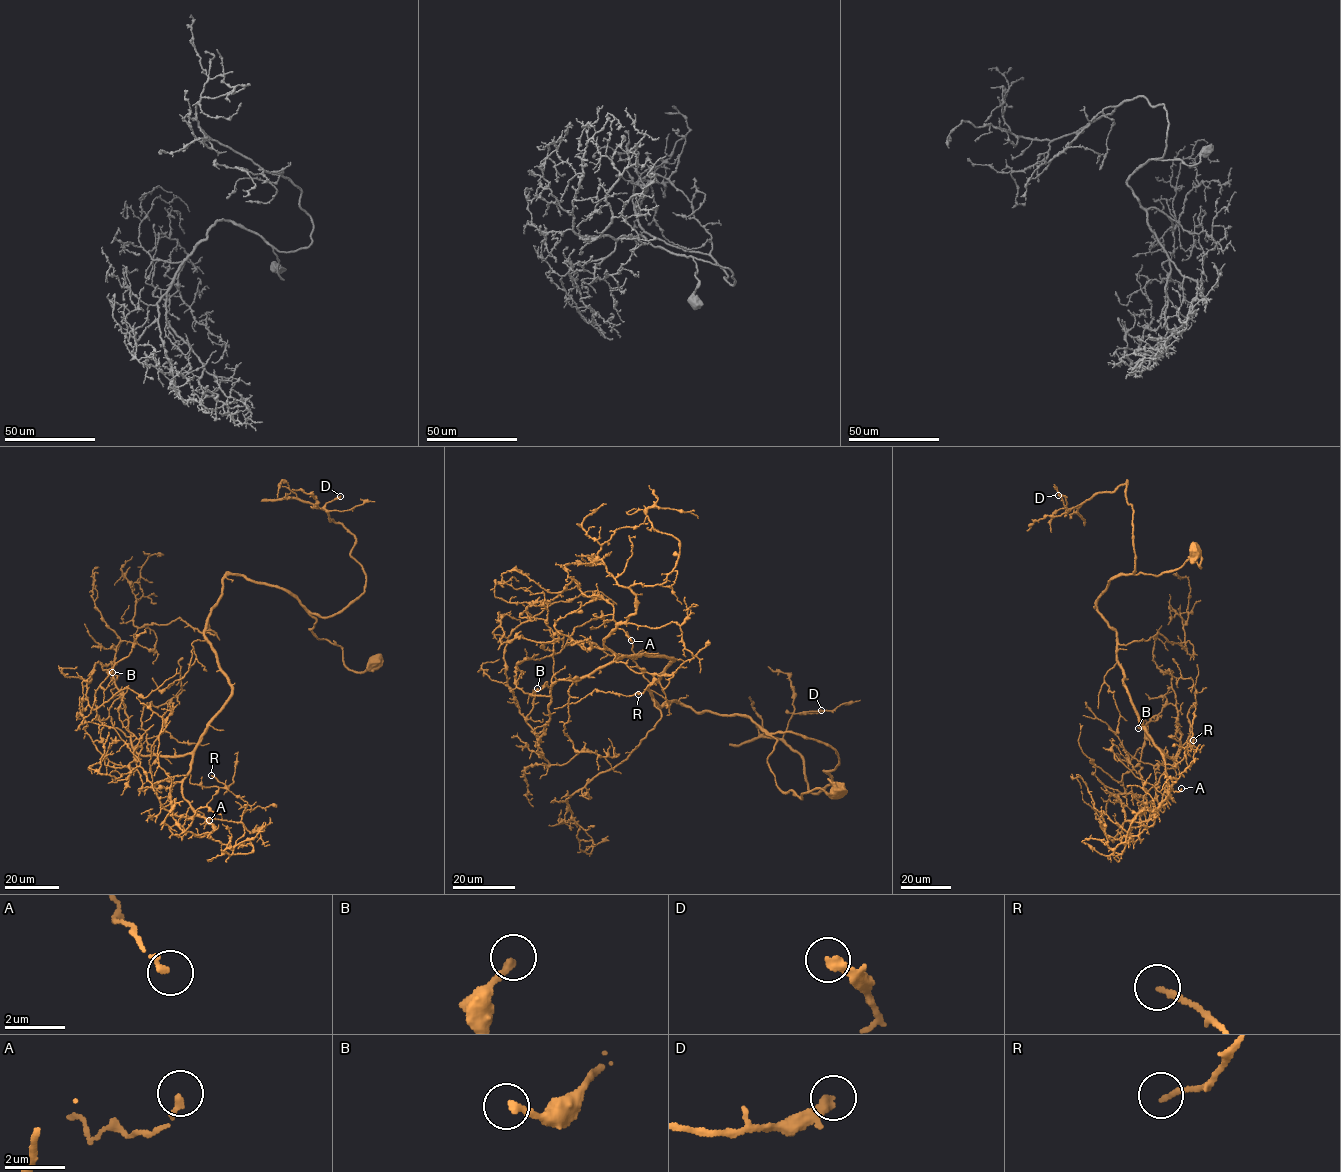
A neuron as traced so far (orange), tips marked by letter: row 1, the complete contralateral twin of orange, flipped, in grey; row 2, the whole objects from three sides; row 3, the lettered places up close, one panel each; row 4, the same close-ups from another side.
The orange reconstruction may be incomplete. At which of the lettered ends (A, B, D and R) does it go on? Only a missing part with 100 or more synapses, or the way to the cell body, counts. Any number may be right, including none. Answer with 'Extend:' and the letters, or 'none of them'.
Extend: none of them

